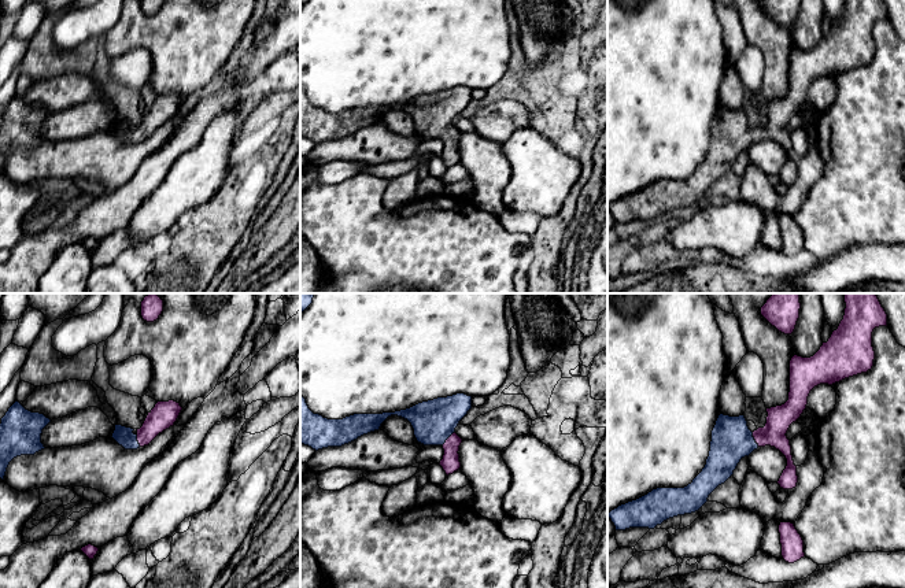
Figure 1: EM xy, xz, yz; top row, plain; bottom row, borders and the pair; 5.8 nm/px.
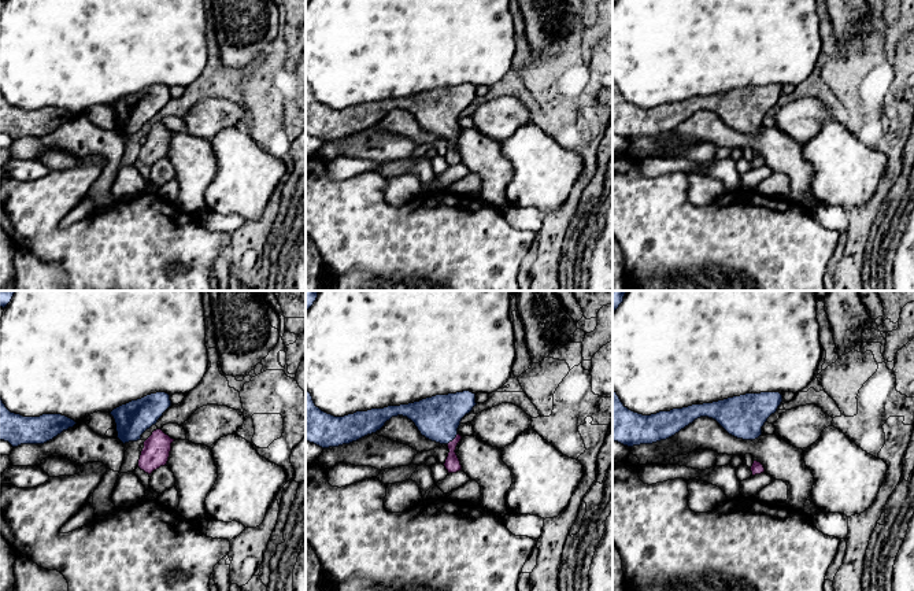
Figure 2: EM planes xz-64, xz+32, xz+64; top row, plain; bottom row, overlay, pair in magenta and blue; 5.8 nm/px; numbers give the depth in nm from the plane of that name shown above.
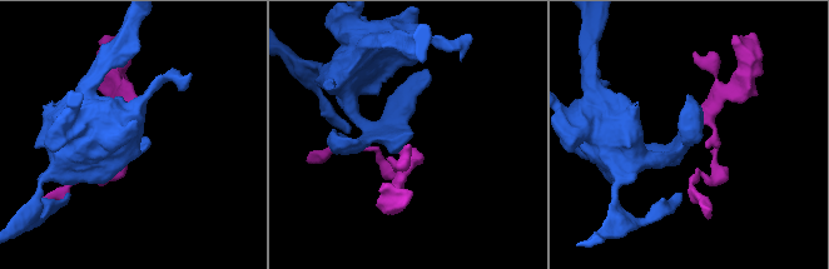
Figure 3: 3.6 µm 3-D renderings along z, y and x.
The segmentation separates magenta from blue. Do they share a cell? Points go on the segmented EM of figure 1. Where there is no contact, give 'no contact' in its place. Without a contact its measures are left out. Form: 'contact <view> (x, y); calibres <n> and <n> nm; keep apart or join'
contact yz (754, 439); calibres 150 and 240 nm; join

